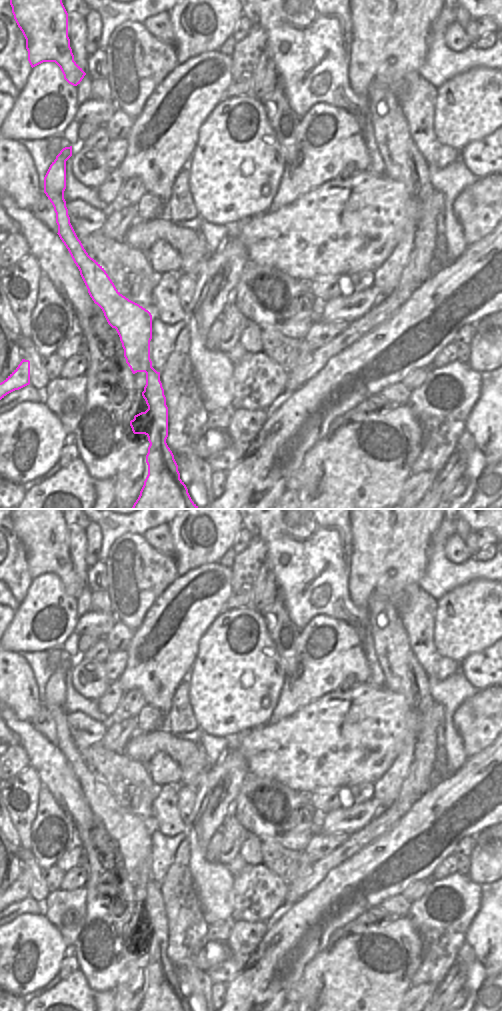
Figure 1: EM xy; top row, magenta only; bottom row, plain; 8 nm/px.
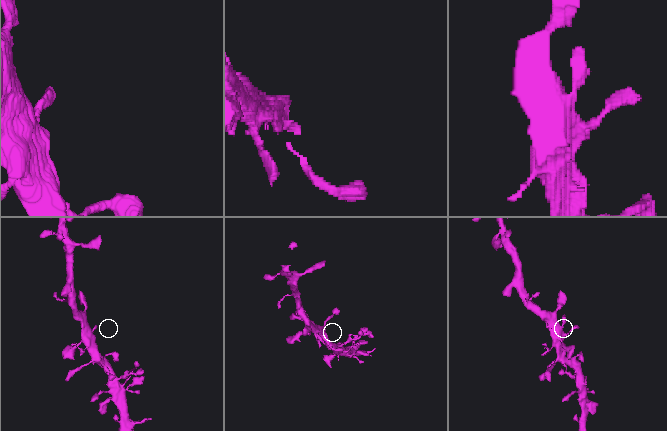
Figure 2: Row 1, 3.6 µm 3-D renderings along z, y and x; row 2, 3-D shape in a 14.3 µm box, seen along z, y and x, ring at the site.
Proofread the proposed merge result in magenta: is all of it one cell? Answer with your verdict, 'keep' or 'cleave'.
keep

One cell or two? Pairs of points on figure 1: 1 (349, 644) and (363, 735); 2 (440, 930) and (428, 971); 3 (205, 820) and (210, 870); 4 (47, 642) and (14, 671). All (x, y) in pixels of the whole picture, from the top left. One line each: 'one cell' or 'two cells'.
1: two cells
2: one cell
3: one cell
4: two cells

